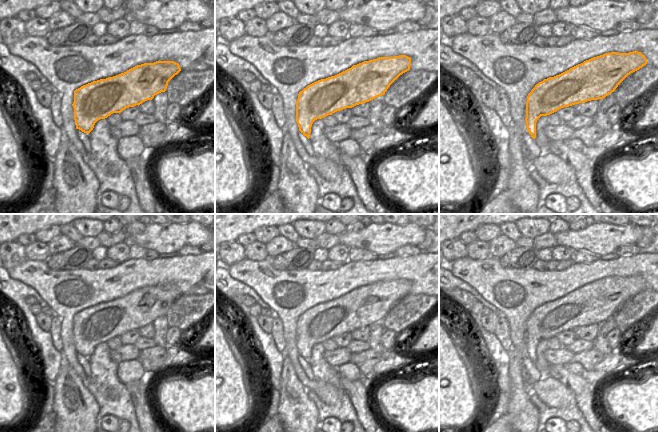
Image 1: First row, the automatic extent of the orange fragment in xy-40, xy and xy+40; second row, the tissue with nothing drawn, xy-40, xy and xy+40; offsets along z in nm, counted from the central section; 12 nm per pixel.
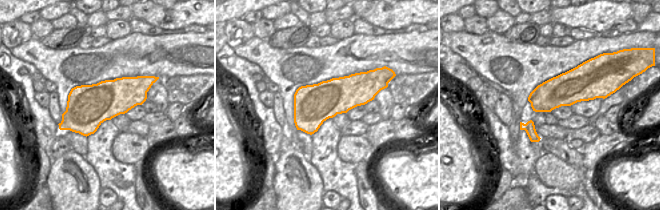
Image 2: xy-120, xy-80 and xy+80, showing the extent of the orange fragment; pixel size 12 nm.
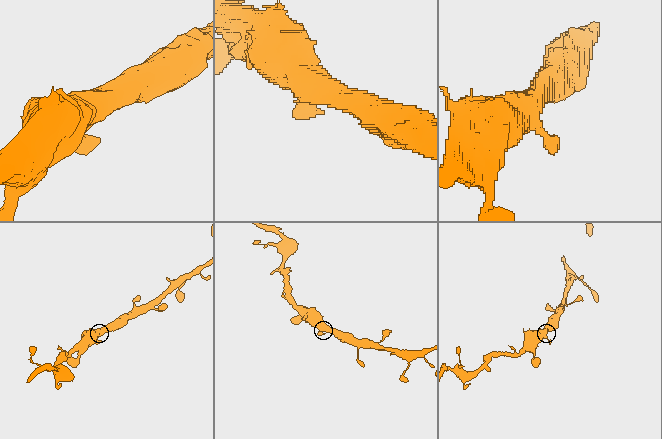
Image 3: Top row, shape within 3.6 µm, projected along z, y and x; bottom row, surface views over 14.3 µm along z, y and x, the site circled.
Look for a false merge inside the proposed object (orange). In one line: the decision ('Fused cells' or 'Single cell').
Single cell.

